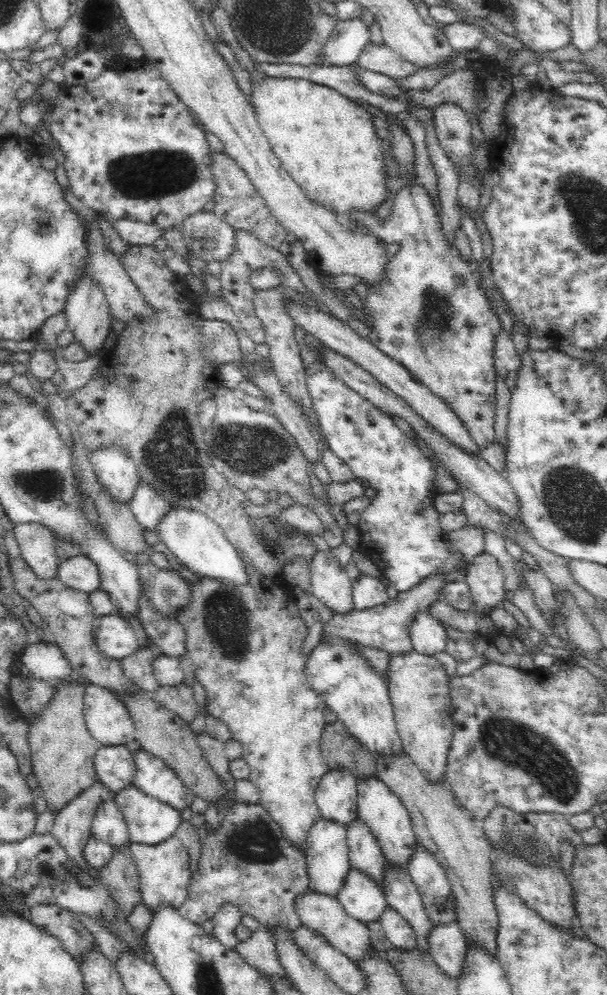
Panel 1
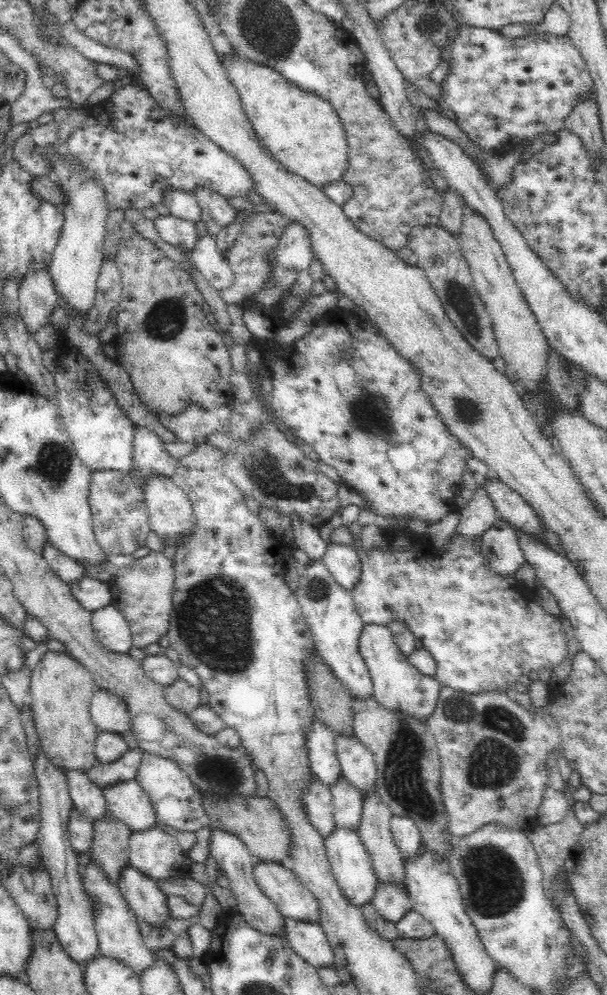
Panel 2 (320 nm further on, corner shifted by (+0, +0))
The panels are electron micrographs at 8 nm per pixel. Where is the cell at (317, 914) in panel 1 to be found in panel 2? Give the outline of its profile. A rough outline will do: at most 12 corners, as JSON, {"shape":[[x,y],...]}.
{"shape":[[257,859],[256,886],[285,918],[318,922],[291,866]]}

